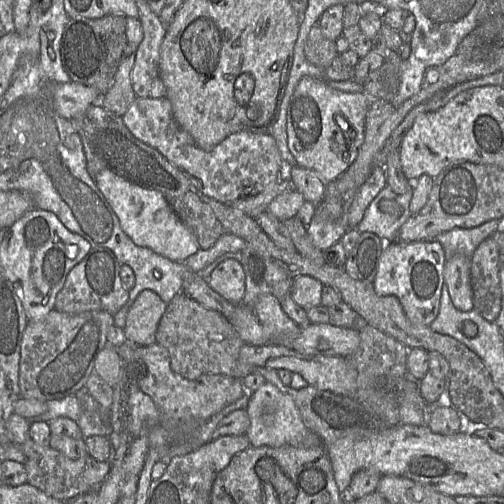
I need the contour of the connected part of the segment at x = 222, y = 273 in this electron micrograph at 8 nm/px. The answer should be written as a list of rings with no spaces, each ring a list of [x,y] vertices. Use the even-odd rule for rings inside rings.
[[[228,259],[219,264],[209,277],[213,291],[232,304],[242,304],[245,294],[245,271],[241,262]]]

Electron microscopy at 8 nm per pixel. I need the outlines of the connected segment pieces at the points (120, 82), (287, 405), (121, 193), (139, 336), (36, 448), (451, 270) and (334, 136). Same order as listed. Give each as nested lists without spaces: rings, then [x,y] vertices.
[[[127,44],[116,72],[114,83],[111,89],[99,100],[105,110],[119,117],[123,117],[137,98],[131,80],[137,48]]]
[[[269,382],[248,397],[245,410],[250,420],[245,435],[251,447],[281,447],[284,445],[314,447],[323,444],[318,435],[305,427],[293,398],[289,394],[280,392]]]
[[[110,170],[98,172],[94,181],[117,215],[122,230],[136,245],[149,248],[174,262],[185,262],[187,258],[200,250],[195,234],[179,219],[159,191],[146,189],[133,184]]]
[[[143,290],[131,305],[123,328],[126,342],[134,343],[138,346],[148,346],[155,342],[159,321],[163,316],[167,304],[151,290]]]
[[[31,437],[20,446],[26,458],[23,465],[27,472],[27,483],[46,495],[65,503],[72,502],[81,494],[96,491],[111,469],[108,461],[99,462],[89,454],[83,458],[72,460],[50,446],[45,447],[36,444]]]
[[[456,254],[446,260],[443,282],[447,286],[454,307],[466,312],[473,309],[473,293],[470,282],[471,258]]]
[[[309,76],[300,79],[287,110],[287,145],[297,166],[315,172],[325,183],[335,181],[355,161],[365,139],[370,98],[363,92],[344,92]]]

